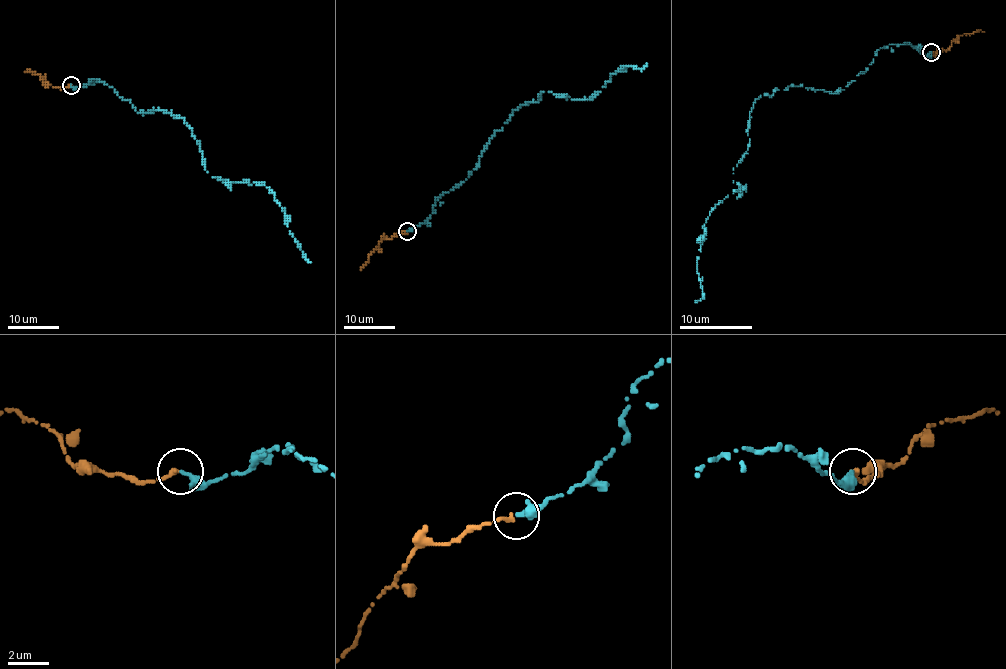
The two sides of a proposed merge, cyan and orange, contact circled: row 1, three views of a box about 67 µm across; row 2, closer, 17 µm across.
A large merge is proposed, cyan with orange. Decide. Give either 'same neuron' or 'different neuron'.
same neuron

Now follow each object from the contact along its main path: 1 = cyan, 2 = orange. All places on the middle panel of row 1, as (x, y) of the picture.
1: (406, 232), (469, 177), (494, 132), (513, 110), (536, 103), (540, 91), (589, 100), (611, 74), (647, 64)
2: (406, 232), (382, 239), (360, 269)

